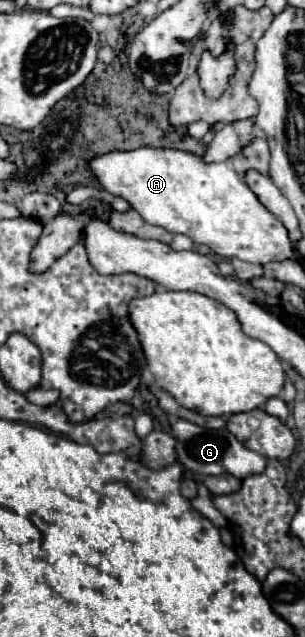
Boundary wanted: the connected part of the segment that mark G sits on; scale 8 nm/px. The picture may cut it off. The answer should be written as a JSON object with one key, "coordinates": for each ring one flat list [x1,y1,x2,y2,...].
{"coordinates":[[175,420,171,424,171,434,177,438,177,456,179,462,185,464,187,470,197,472,201,476,217,476,217,474,233,474,235,478,243,480,251,474,261,474,265,470,267,458,249,450,247,446,243,446,227,428,223,430,209,430,209,428,201,428,193,422,185,422,185,420]]}

